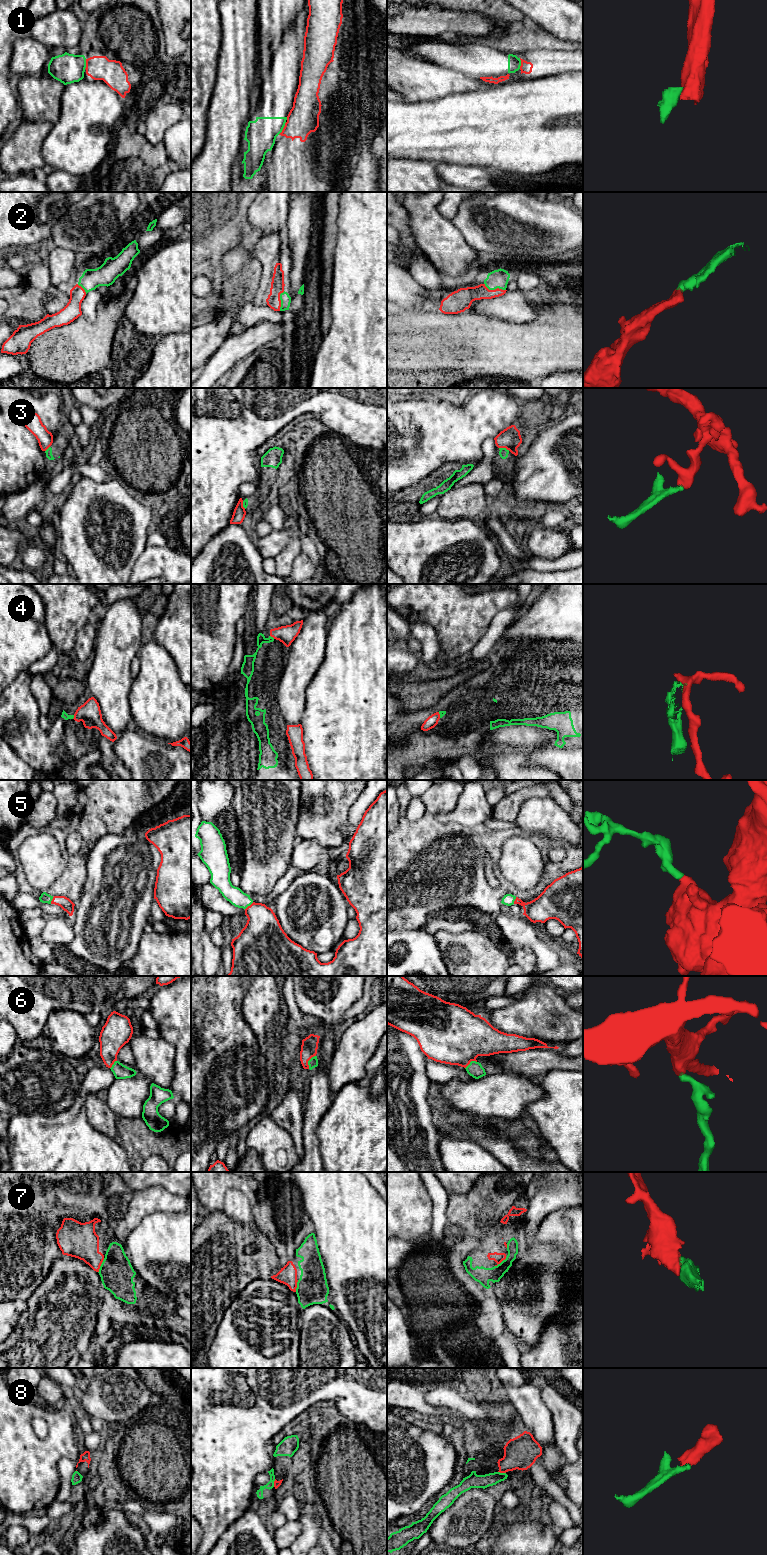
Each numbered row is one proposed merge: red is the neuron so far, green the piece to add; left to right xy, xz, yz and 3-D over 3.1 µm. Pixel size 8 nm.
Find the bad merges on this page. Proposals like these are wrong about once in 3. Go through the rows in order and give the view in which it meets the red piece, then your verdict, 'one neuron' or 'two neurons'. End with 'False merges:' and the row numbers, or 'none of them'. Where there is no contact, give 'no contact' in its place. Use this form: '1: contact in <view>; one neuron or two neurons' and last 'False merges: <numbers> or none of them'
1: contact in xz; two neurons
2: contact in yz; one neuron
3: contact in yz; two neurons
4: contact in xz; two neurons
5: contact in xz; one neuron
6: contact in xz; one neuron
7: contact in xy; one neuron
8: contact in yz; one neuron
False merges: 1, 3, 4

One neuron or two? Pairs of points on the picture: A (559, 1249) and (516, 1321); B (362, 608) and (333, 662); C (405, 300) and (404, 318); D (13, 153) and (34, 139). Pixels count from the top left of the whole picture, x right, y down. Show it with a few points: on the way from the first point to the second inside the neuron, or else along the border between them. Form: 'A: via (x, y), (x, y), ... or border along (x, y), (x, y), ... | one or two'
A: via (554, 1271), (554, 1298), (538, 1314) | one
B: via (362, 621), (360, 624), (360, 635), (346, 649) | one
C: border along (397, 304), (403, 307), (420, 307) | two
D: via (18, 152), (29, 141) | one

